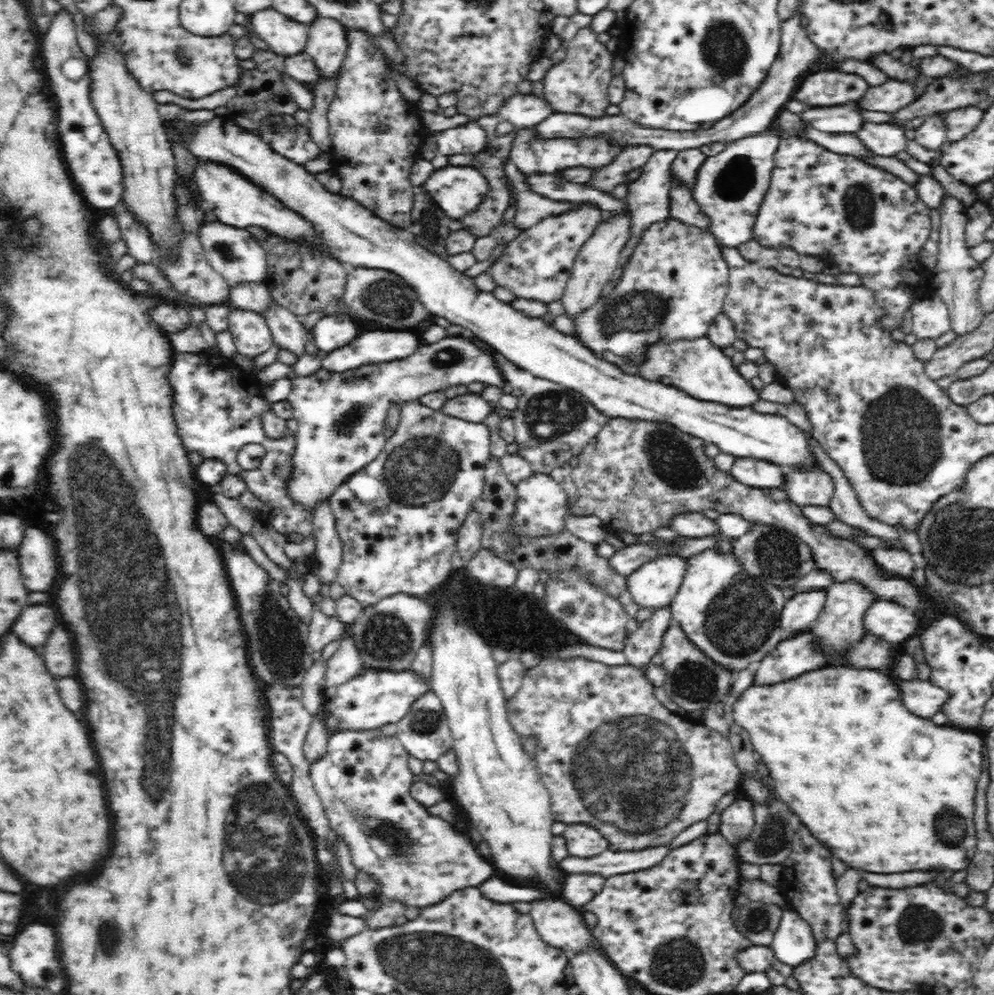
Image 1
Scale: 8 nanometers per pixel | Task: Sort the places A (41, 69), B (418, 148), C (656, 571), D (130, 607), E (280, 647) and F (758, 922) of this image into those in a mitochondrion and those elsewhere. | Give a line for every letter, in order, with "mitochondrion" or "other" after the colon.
A: other
B: other
C: other
D: mitochondrion
E: mitochondrion
F: mitochondrion

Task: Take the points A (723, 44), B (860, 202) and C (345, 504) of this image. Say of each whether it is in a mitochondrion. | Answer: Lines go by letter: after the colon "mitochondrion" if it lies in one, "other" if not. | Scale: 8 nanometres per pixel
A: mitochondrion
B: mitochondrion
C: other

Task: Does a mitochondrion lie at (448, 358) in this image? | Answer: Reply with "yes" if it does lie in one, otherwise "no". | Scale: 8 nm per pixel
yes

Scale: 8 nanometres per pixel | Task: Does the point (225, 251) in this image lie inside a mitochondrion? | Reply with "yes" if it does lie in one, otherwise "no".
yes

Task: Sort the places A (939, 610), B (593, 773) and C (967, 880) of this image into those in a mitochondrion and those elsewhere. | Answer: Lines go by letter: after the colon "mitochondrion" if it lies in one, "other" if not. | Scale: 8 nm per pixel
A: other
B: mitochondrion
C: other

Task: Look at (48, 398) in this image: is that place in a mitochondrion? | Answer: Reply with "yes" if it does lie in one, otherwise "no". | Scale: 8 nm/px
no

